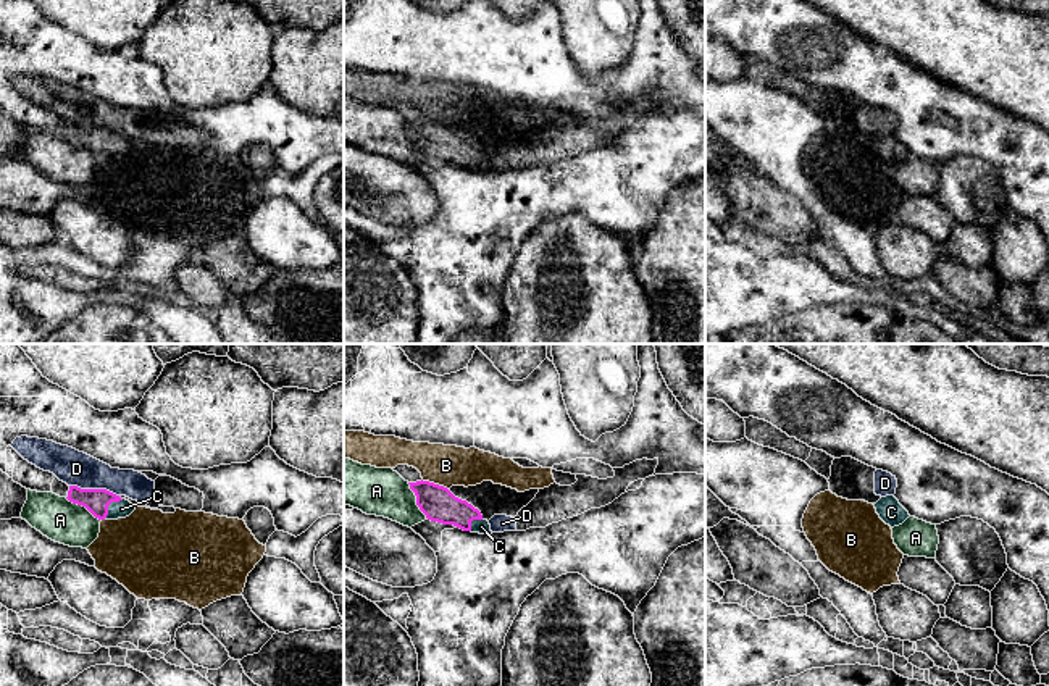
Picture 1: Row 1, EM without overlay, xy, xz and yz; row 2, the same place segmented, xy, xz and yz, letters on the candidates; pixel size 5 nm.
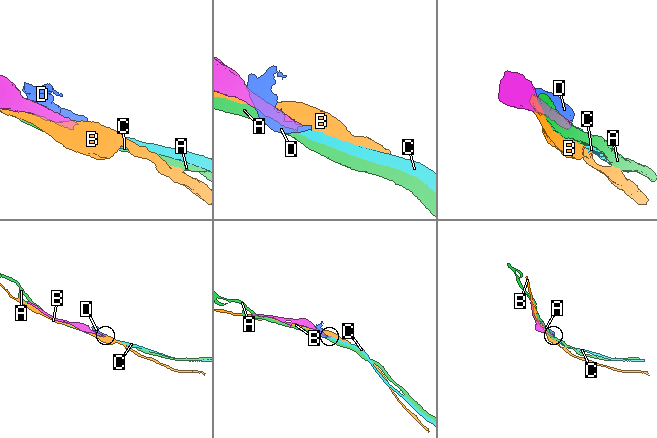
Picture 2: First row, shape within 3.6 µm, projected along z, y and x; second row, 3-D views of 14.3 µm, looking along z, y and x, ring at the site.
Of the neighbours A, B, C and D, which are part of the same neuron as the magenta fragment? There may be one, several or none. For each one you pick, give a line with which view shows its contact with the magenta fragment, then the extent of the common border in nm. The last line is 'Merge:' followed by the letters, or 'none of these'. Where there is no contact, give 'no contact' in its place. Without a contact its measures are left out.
C: contact in xy; length 140 nm
Merge: C

